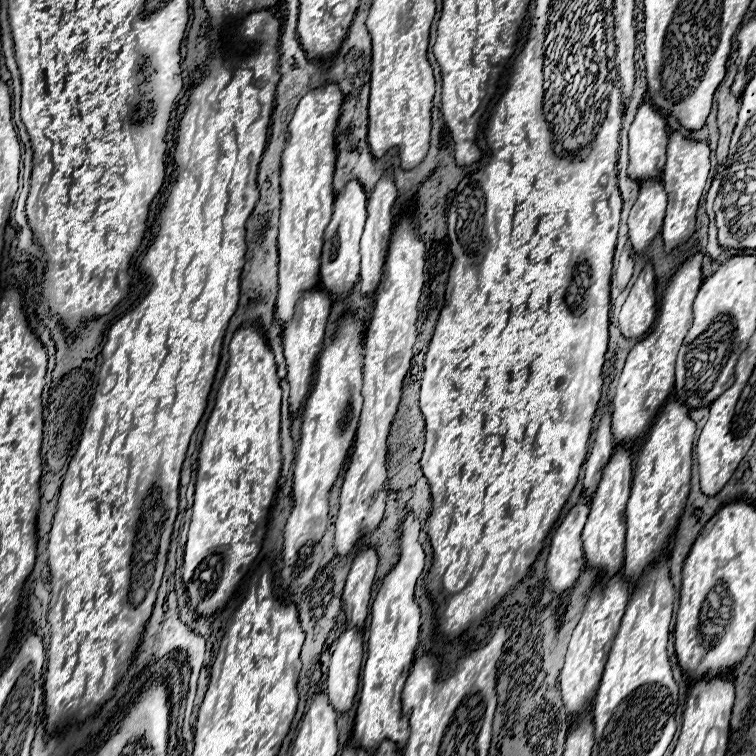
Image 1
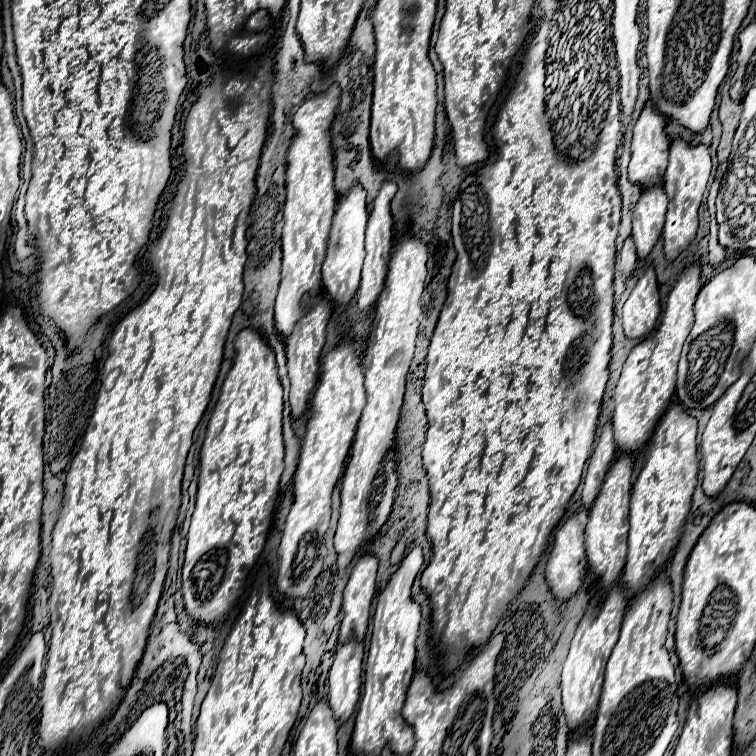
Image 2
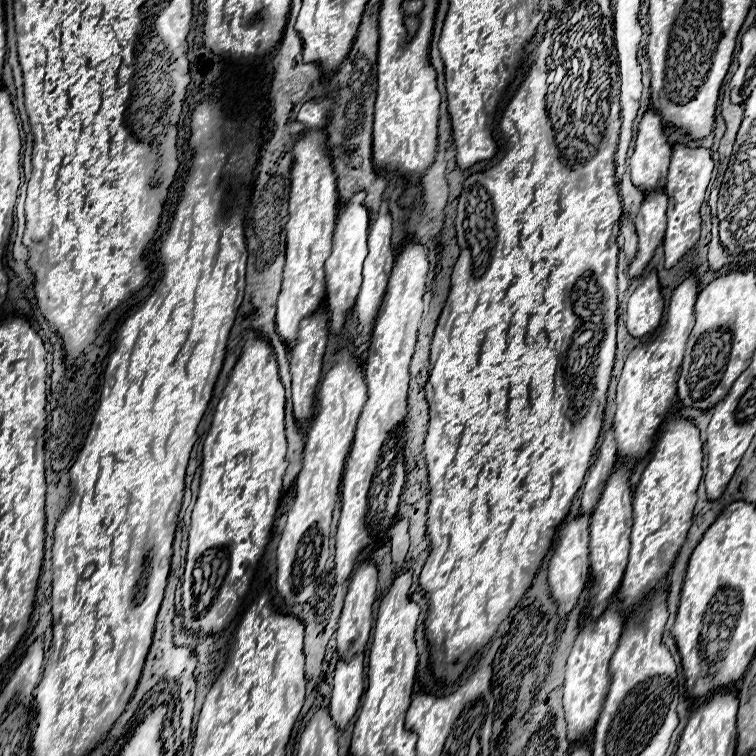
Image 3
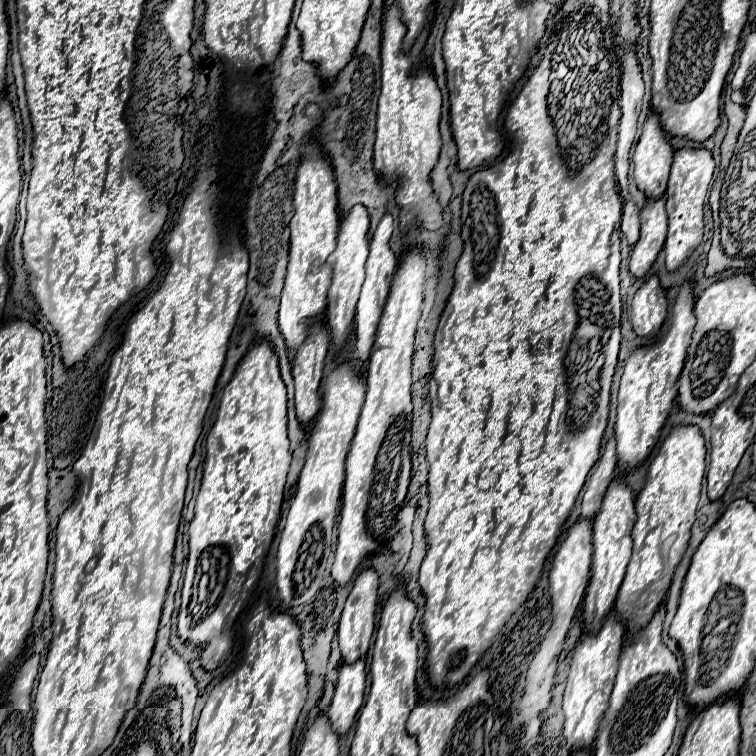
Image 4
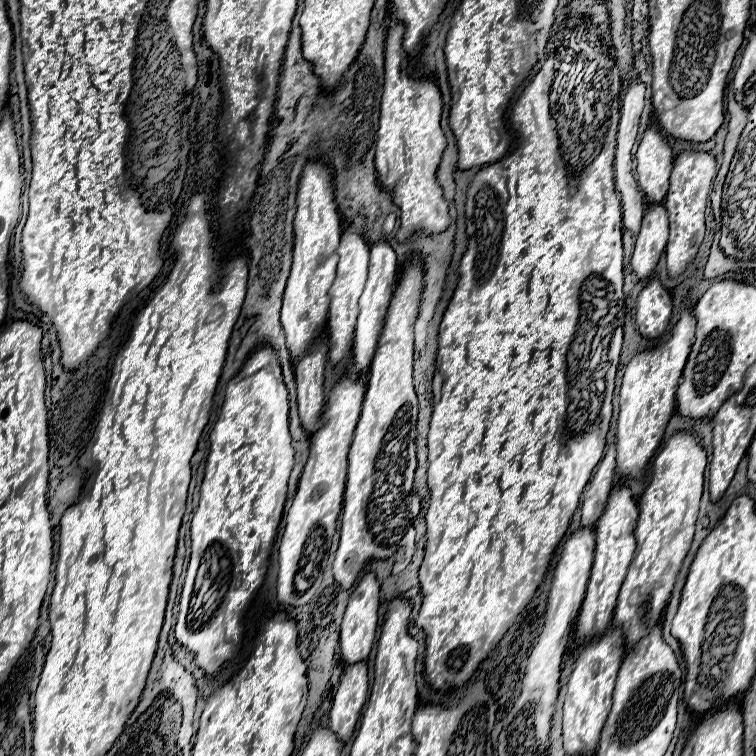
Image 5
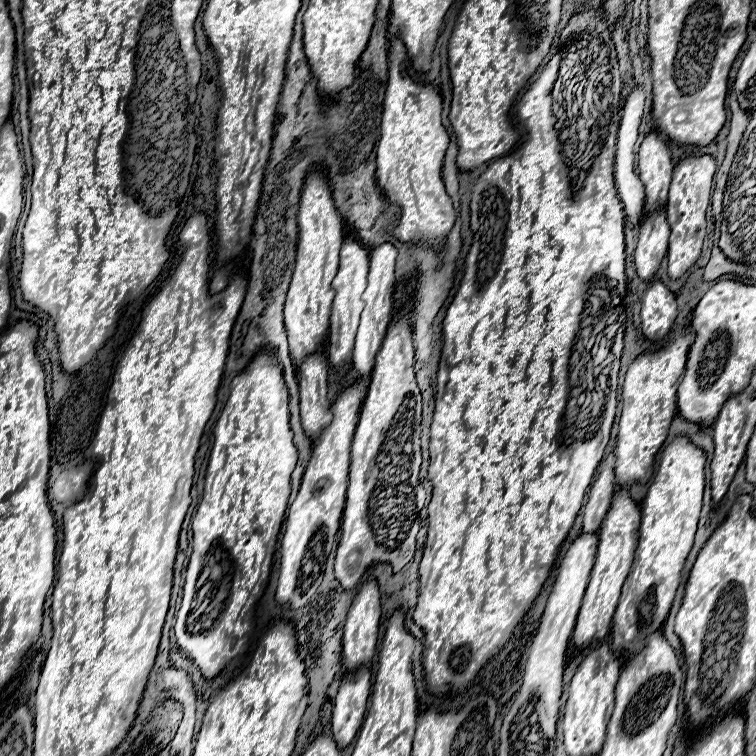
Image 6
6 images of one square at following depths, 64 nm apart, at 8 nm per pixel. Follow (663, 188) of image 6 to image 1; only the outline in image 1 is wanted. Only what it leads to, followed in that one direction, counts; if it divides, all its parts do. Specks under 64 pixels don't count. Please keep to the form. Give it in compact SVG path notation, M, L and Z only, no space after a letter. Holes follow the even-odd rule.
M644 100L636 112L636 118L628 132L630 140L630 166L628 174L634 180L660 178L666 160L666 118Z

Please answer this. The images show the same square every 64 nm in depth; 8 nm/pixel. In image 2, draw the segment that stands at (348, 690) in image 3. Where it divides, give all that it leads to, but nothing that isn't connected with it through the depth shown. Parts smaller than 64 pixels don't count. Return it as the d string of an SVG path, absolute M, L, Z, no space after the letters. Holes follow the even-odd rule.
M348 640L344 644L336 644L334 662L328 676L330 680L328 702L330 702L330 708L334 710L334 716L340 722L346 722L350 718L360 696L362 656L364 656L362 642Z

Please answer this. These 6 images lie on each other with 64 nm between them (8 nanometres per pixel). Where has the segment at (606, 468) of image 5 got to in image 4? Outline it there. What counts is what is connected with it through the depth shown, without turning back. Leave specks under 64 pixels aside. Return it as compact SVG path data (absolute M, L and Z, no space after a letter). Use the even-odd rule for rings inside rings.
M610 438L604 446L604 454L596 462L596 468L592 470L586 482L586 492L582 498L582 518L592 518L600 510L600 500L604 498L604 492L612 482L614 468L616 468L616 440Z

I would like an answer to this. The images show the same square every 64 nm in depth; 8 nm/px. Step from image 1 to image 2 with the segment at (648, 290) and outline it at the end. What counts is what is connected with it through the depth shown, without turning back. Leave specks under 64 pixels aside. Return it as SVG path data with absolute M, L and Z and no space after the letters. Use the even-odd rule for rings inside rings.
M648 268L634 286L622 308L622 328L628 338L638 338L654 330L660 316L660 296L654 268Z

